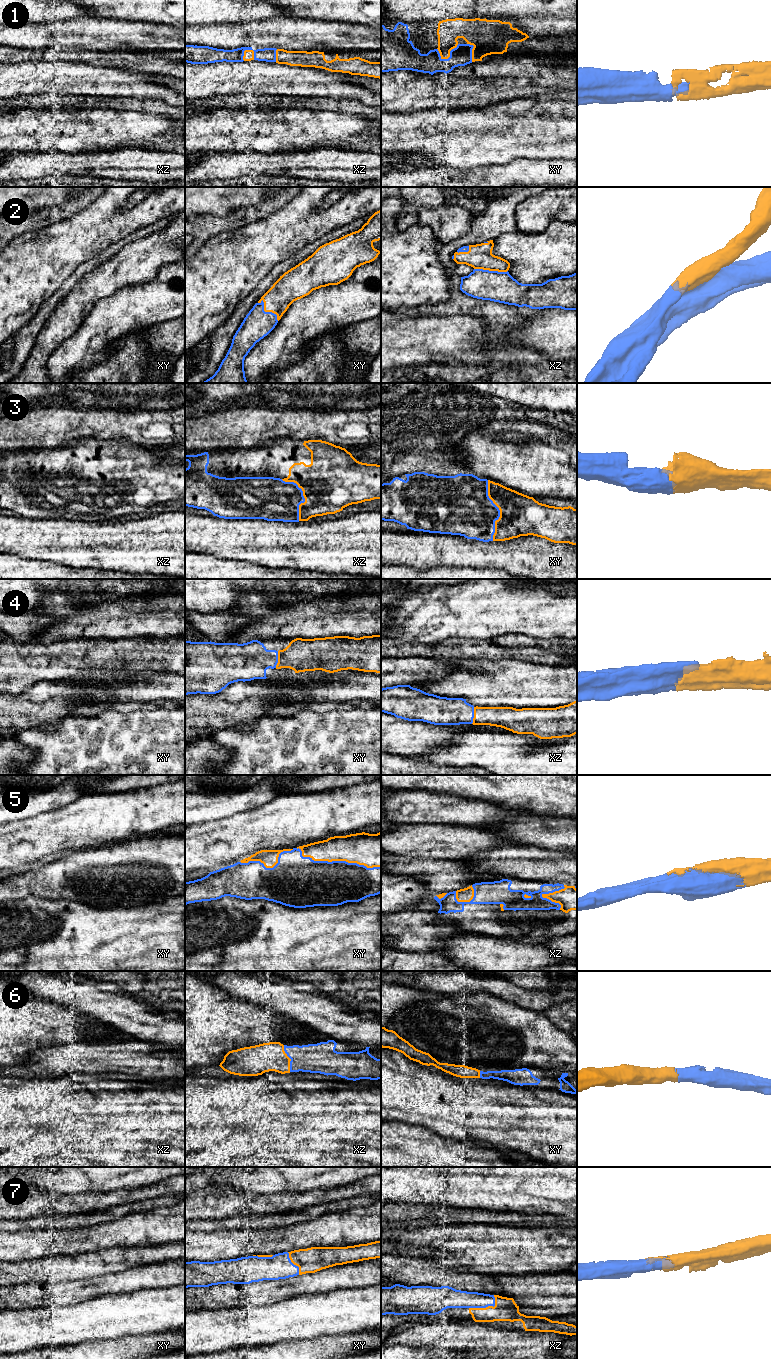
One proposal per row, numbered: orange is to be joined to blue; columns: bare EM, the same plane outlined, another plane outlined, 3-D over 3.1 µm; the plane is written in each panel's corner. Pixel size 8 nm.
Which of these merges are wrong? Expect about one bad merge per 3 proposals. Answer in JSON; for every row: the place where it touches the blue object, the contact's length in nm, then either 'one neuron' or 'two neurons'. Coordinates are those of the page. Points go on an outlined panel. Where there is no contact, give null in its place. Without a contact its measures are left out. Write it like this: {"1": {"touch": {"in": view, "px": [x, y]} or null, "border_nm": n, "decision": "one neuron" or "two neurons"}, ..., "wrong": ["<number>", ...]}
{"1": {"touch": {"in": "xy", "px": [450, 54]}, "border_nm": 190, "decision": "one neuron"}, "2": {"touch": {"in": "xy", "px": [266, 312]}, "border_nm": 220, "decision": "one neuron"}, "3": {"touch": {"in": "xy", "px": [499, 510]}, "border_nm": 500, "decision": "one neuron"}, "4": {"touch": {"in": "xy", "px": [277, 659]}, "border_nm": 140, "decision": "one neuron"}, "5": {"touch": {"in": "xy", "px": [337, 861]}, "border_nm": 700, "decision": "one neuron"}, "6": {"touch": {"in": "xz", "px": [289, 1057]}, "border_nm": 220, "decision": "one neuron"}, "7": {"touch": {"in": "xz", "px": [485, 1307]}, "border_nm": 240, "decision": "one neuron"}, "wrong": []}

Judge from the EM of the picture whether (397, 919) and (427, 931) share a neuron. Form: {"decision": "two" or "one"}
{"decision": "one"}

